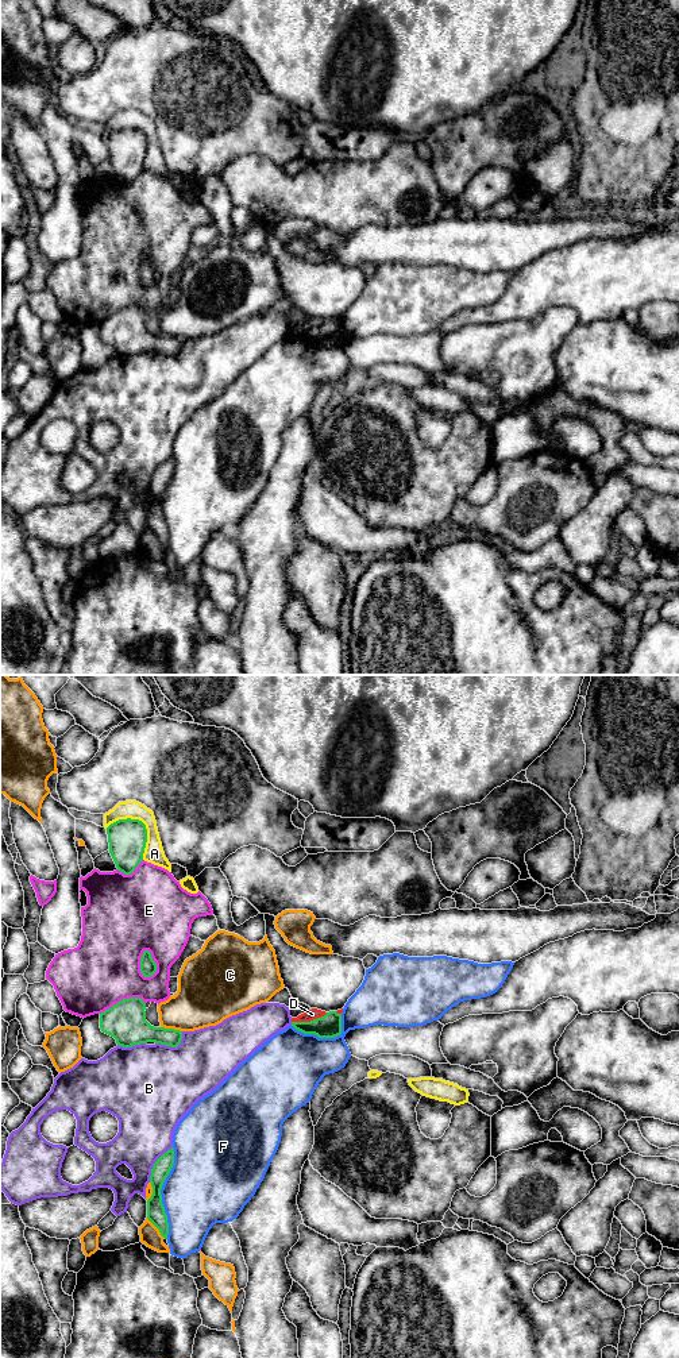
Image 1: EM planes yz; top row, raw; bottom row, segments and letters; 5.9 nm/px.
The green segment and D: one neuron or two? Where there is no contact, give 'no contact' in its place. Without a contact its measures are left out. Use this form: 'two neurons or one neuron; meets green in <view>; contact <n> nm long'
two neurons; meets green in yz; contact 220 nm long

